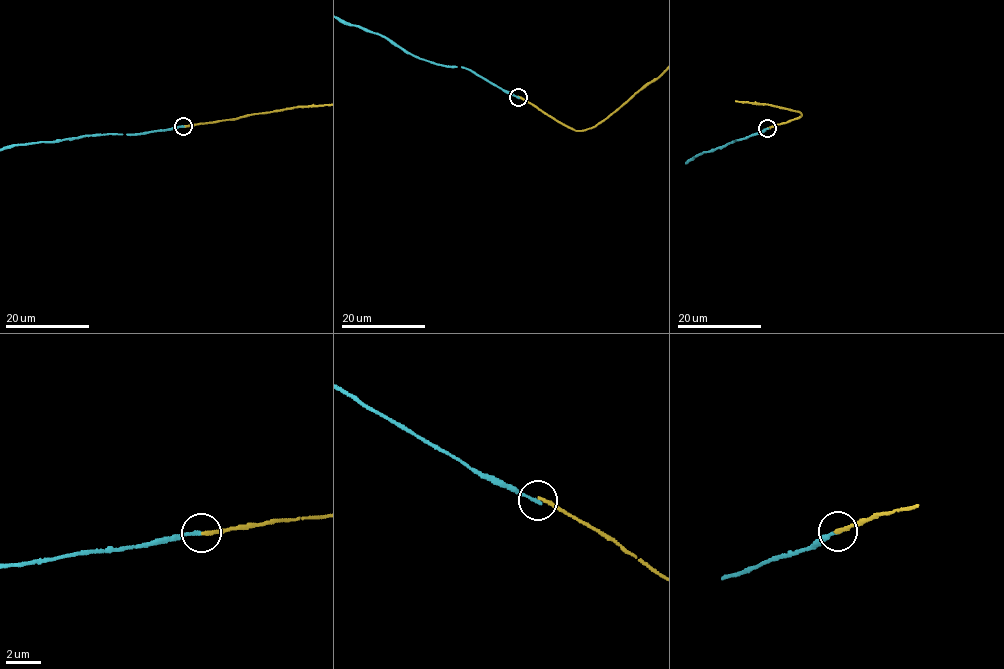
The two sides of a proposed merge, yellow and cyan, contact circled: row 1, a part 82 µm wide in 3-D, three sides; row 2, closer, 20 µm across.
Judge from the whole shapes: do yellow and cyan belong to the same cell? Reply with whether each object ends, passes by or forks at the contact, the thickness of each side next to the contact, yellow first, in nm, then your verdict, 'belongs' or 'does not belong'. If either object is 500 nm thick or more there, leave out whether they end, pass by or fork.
yellow ends there; cyan ends there; 160 nm thick on the yellow side, 170 nm on the other; does not belong

